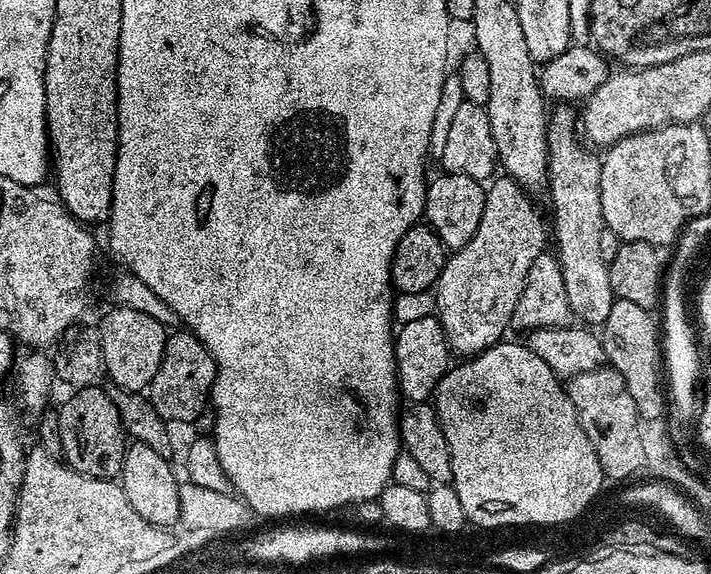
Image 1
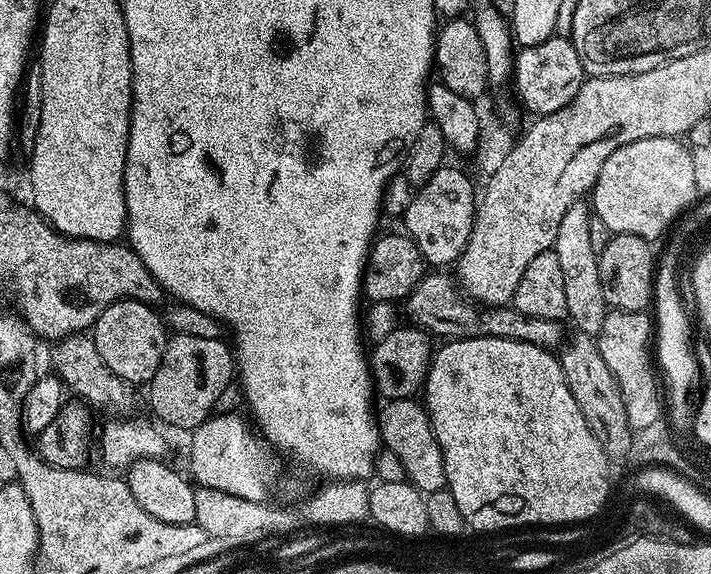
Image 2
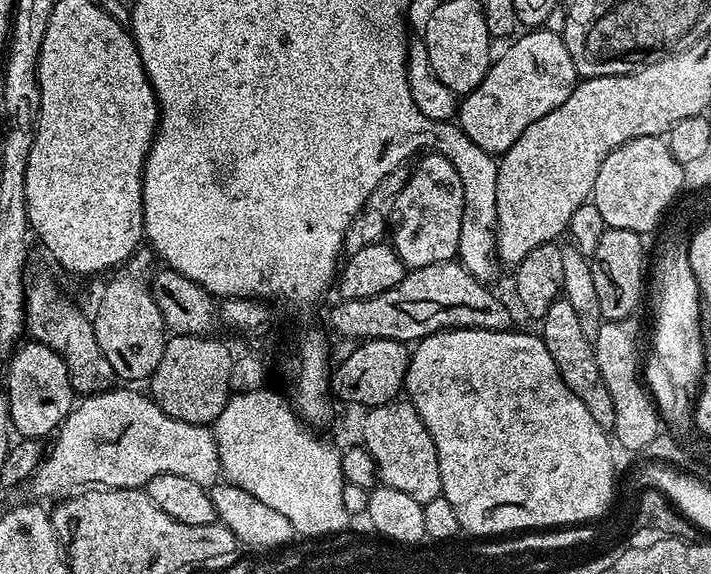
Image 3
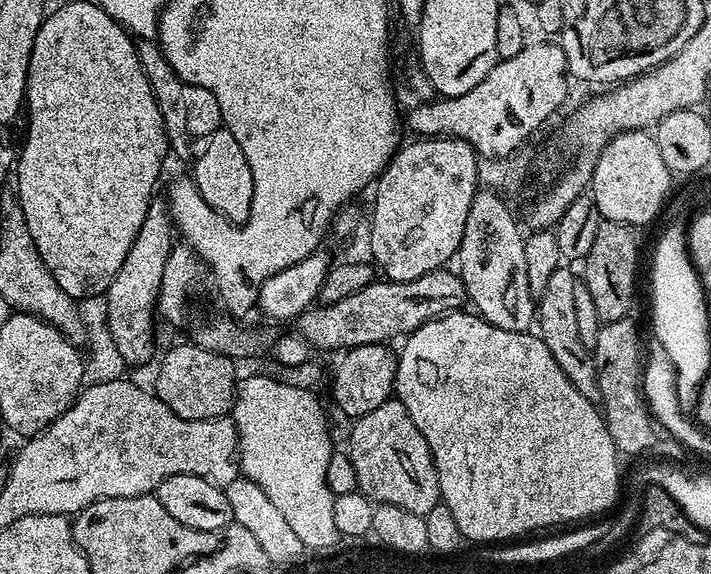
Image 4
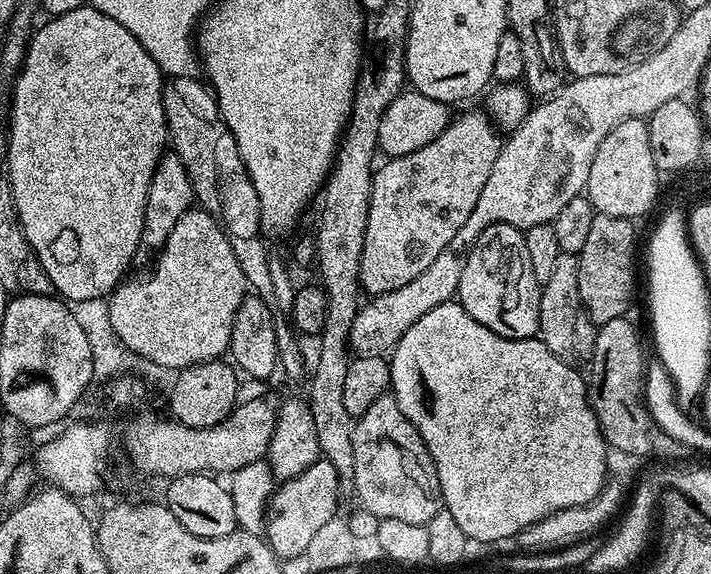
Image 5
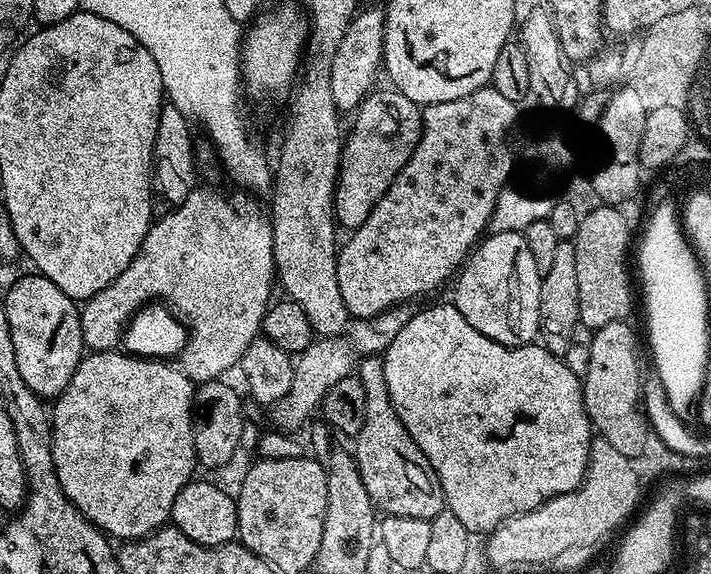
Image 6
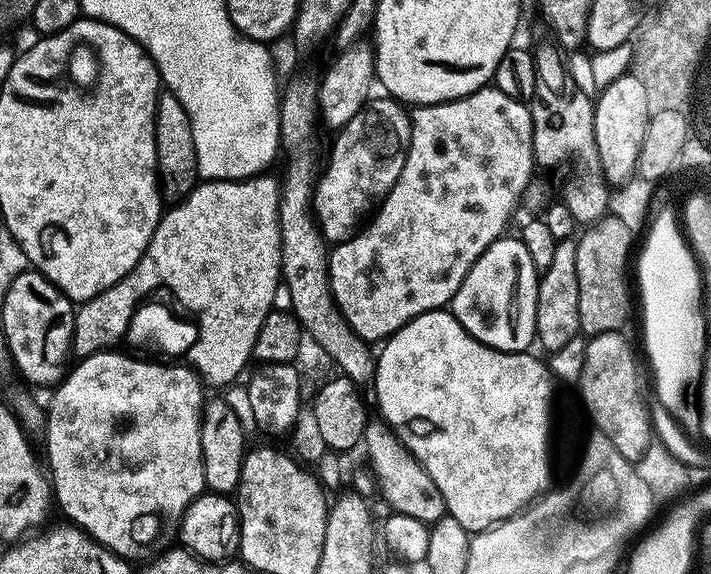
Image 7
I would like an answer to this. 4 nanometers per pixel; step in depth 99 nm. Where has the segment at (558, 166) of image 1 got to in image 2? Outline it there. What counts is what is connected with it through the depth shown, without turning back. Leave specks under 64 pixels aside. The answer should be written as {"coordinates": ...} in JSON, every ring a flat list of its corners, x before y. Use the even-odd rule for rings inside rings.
{"coordinates":[[577,202,566,210,562,222,558,225,558,238,554,251,558,254,558,263,562,266,562,282,566,289,567,319,572,320,572,328,595,338,602,330,606,305,602,294,602,282,598,278,598,255,590,243,591,215,583,203]]}

